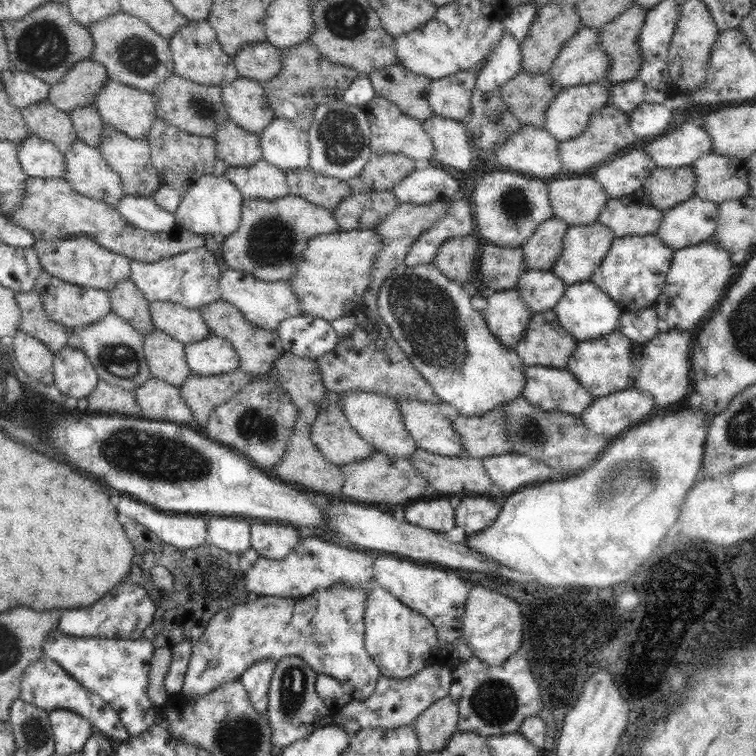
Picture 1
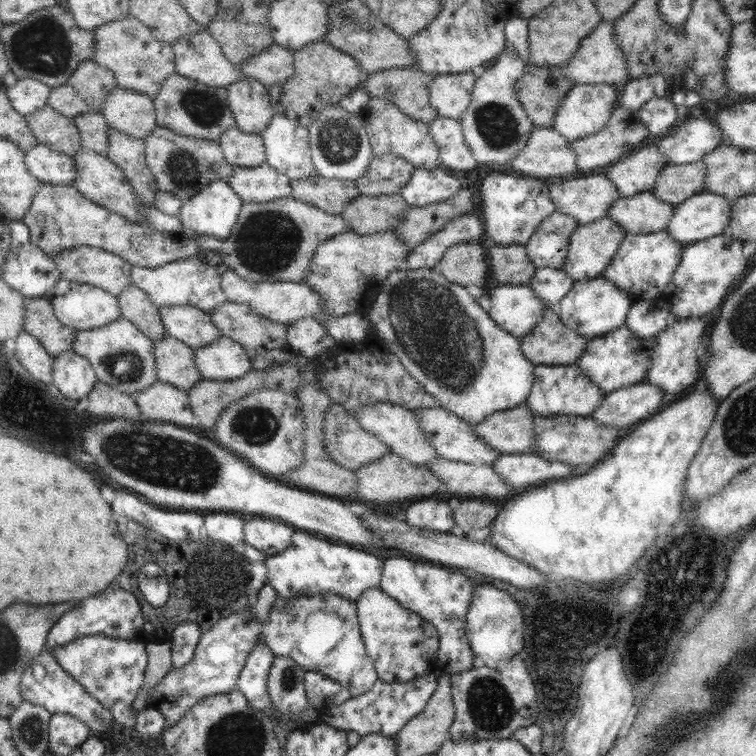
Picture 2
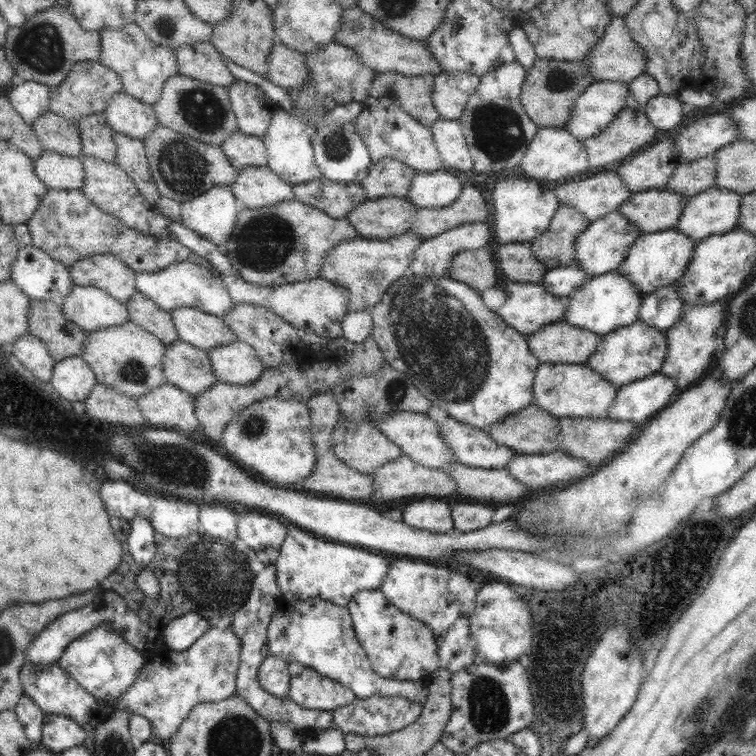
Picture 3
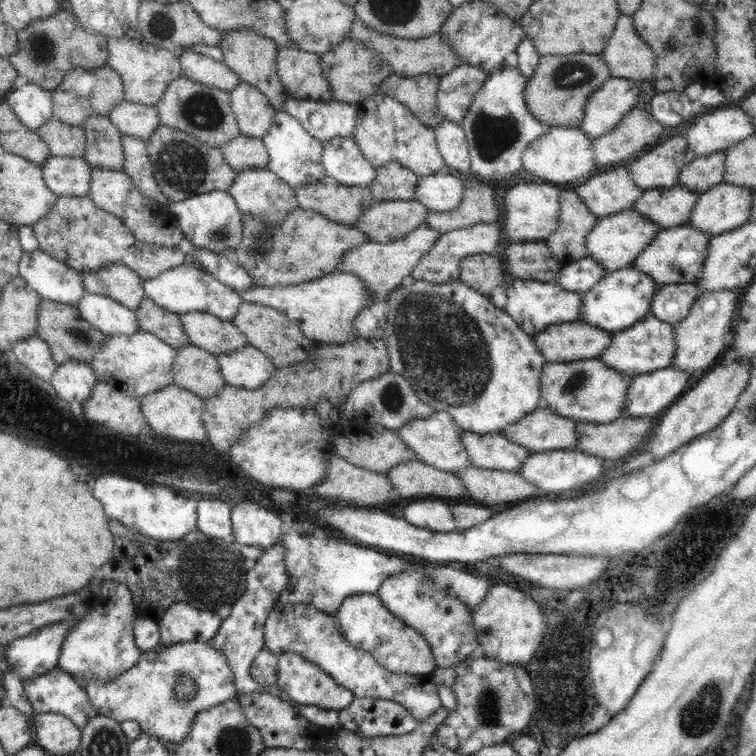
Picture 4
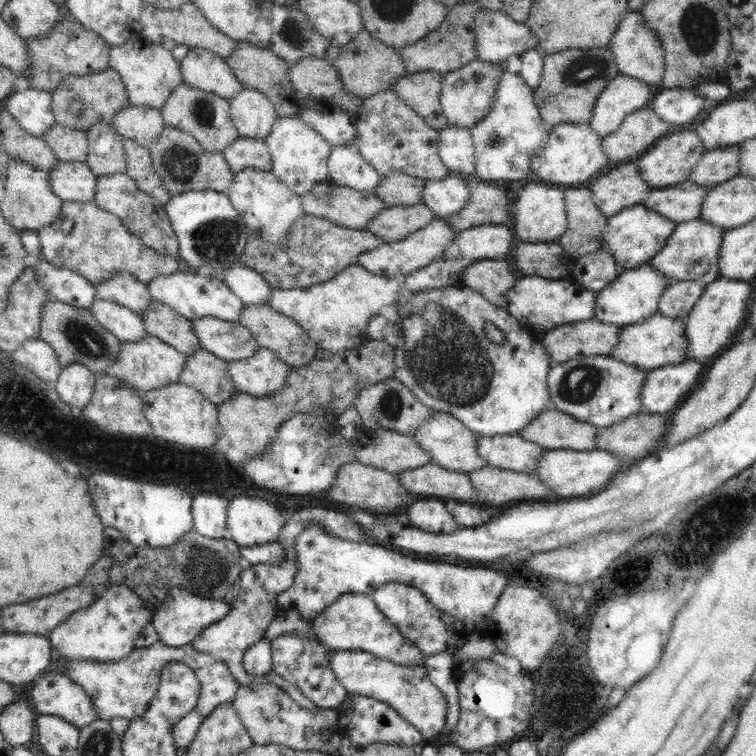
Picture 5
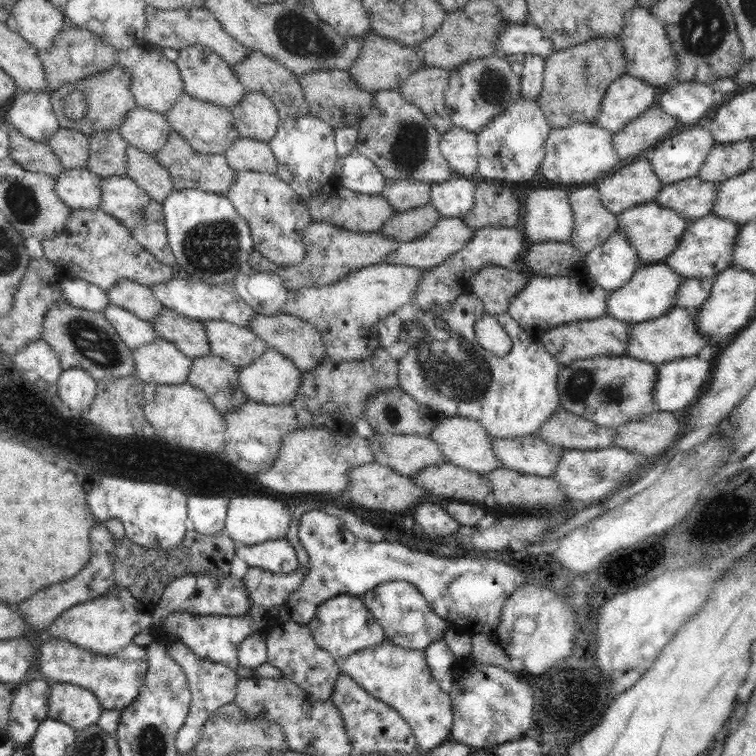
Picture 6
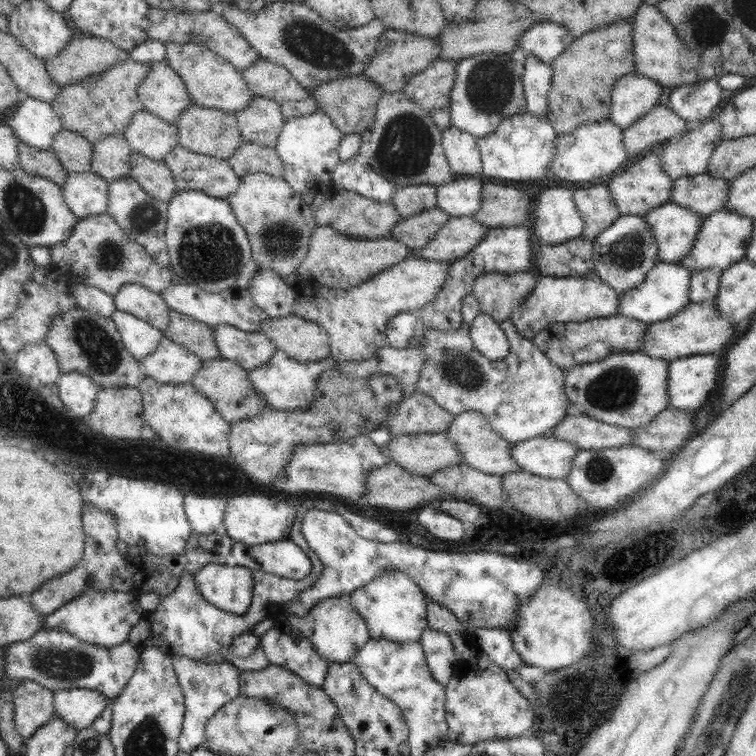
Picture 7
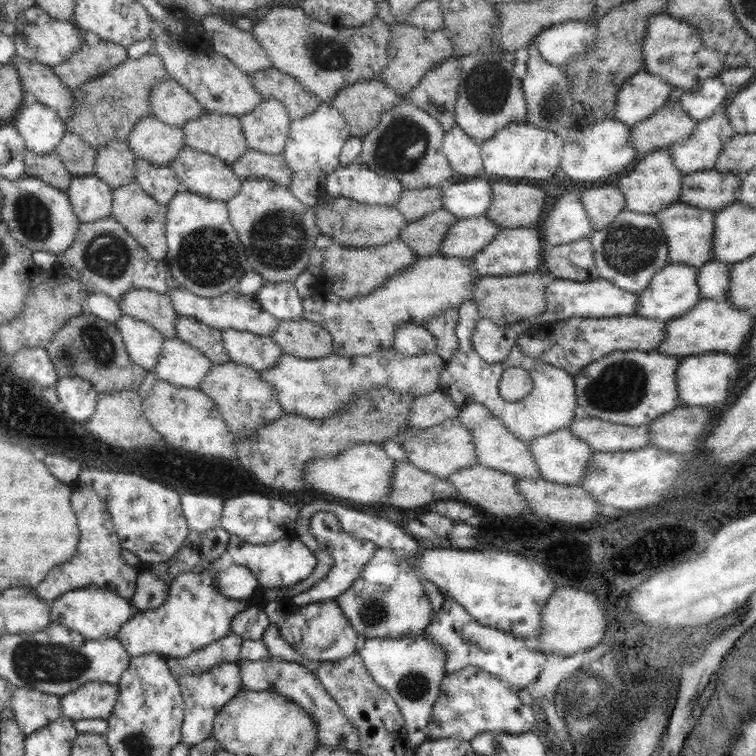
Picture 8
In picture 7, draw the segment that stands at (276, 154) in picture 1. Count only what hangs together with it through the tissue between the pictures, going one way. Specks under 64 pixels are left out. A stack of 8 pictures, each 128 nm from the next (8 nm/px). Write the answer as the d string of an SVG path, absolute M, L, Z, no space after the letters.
M319 109L308 116L291 118L283 124L274 148L284 163L282 178L309 204L317 194L332 186L332 173L340 161L340 141L342 133L334 121Z

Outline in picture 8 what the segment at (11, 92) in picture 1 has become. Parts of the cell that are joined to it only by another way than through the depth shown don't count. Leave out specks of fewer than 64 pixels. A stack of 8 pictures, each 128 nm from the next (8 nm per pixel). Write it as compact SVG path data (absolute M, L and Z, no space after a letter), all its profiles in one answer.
M38 102L22 105L11 123L18 129L26 149L36 154L54 152L67 132L58 114Z

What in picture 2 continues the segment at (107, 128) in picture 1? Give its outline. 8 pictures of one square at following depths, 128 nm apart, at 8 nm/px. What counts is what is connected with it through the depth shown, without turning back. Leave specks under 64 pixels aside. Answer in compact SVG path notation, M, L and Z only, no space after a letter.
M114 128L108 129L106 156L122 170L141 204L152 207L159 190L154 175L148 170L145 150L144 140L131 138Z

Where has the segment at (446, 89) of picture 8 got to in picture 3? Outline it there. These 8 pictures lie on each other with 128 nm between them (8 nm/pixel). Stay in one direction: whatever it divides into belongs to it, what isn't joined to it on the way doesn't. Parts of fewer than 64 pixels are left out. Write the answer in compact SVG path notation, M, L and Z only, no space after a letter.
M380 73L374 76L369 95L387 97L410 117L431 127L441 119L431 100L434 80L435 75L432 74L406 76Z

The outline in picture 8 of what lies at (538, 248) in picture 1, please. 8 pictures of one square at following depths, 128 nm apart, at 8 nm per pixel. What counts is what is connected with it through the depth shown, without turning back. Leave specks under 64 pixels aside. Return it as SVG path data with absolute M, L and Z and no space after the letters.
M604 185L579 192L593 230L604 230L625 210L625 198L617 186Z

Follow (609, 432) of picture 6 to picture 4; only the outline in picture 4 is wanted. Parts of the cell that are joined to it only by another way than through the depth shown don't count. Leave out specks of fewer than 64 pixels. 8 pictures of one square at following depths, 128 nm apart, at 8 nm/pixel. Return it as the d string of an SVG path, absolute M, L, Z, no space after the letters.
M542 405L518 422L507 425L502 434L532 453L575 449L578 442L577 421Z

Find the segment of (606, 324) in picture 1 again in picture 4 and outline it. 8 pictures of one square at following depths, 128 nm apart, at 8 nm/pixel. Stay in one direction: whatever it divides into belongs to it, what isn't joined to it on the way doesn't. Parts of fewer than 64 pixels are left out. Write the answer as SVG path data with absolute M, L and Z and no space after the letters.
M633 264L620 270L607 271L594 288L581 295L580 320L611 333L624 330L651 312L650 303L657 289L654 279Z

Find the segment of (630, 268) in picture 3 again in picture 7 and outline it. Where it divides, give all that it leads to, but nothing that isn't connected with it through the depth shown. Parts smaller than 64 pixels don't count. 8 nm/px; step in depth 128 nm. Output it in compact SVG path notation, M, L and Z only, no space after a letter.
M726 209L718 210L717 213L710 214L710 216L703 219L694 246L687 257L680 262L680 265L686 267L691 273L705 268L723 271L735 262L745 258L752 231L752 219L746 218L746 216L738 216L738 214L728 212Z

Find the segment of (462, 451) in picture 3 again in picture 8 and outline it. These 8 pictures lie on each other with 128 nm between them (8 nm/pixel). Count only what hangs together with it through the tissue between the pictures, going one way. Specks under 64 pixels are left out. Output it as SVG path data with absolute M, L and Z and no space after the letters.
M568 428L534 438L529 442L529 449L539 466L541 477L548 482L564 485L580 485L585 477L587 464L593 457L593 450L586 441L579 439Z

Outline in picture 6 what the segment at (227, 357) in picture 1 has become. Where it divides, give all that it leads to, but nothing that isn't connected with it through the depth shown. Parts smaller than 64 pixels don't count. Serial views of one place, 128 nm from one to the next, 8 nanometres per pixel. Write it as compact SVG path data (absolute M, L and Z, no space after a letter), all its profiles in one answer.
M268 347L252 364L239 368L239 383L249 400L278 405L295 397L303 373L289 358Z

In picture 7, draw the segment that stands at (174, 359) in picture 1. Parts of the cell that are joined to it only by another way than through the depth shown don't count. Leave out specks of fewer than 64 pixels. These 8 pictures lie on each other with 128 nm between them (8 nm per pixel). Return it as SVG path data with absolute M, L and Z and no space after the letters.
M220 357L203 361L191 384L194 385L194 388L200 394L210 399L210 402L213 402L222 418L229 423L252 418L264 412L268 407L267 402L262 397L259 397L259 394L254 390L249 379L249 371L244 370L235 362Z

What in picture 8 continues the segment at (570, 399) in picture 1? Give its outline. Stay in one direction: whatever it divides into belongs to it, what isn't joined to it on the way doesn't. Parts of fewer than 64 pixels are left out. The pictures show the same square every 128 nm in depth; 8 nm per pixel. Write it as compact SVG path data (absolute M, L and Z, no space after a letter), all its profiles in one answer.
M625 350L606 354L603 359L590 363L574 376L579 412L585 416L601 418L613 423L628 426L649 426L655 418L682 404L679 400L675 378L679 361L678 358L660 354L657 350L649 352Z

